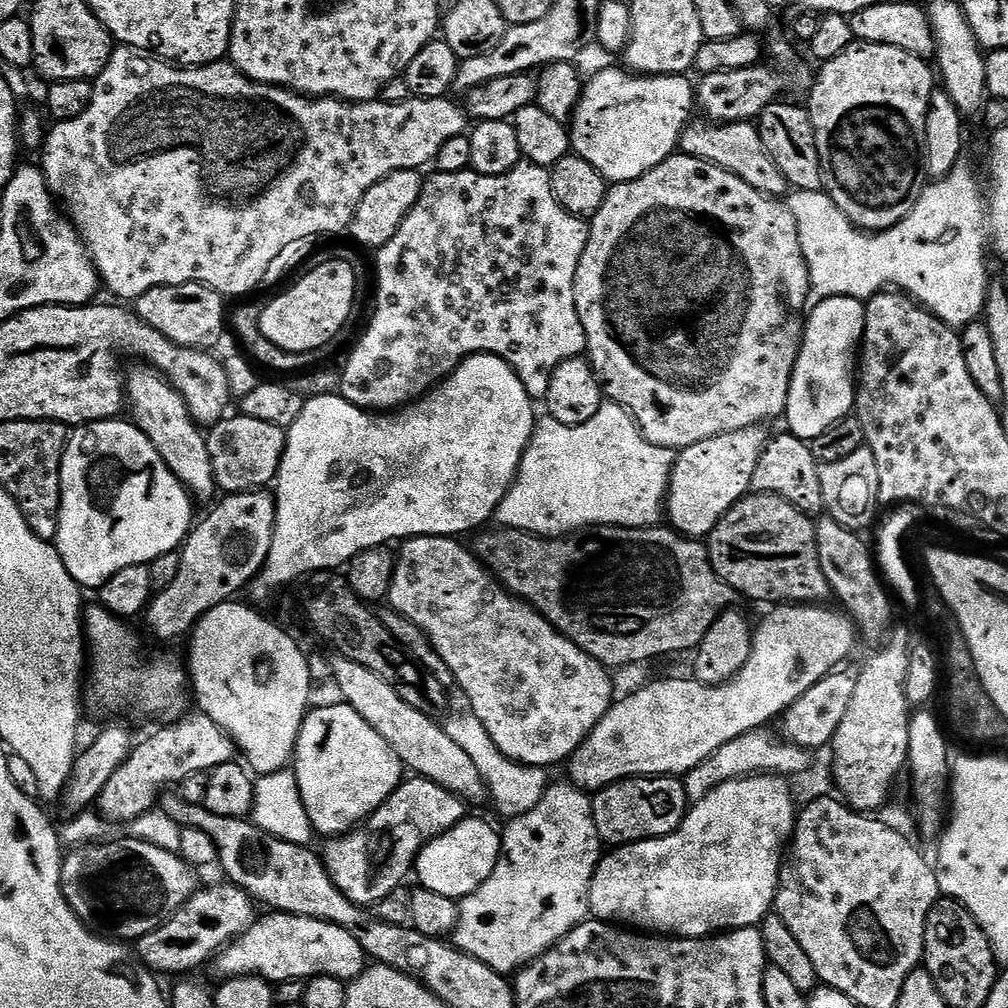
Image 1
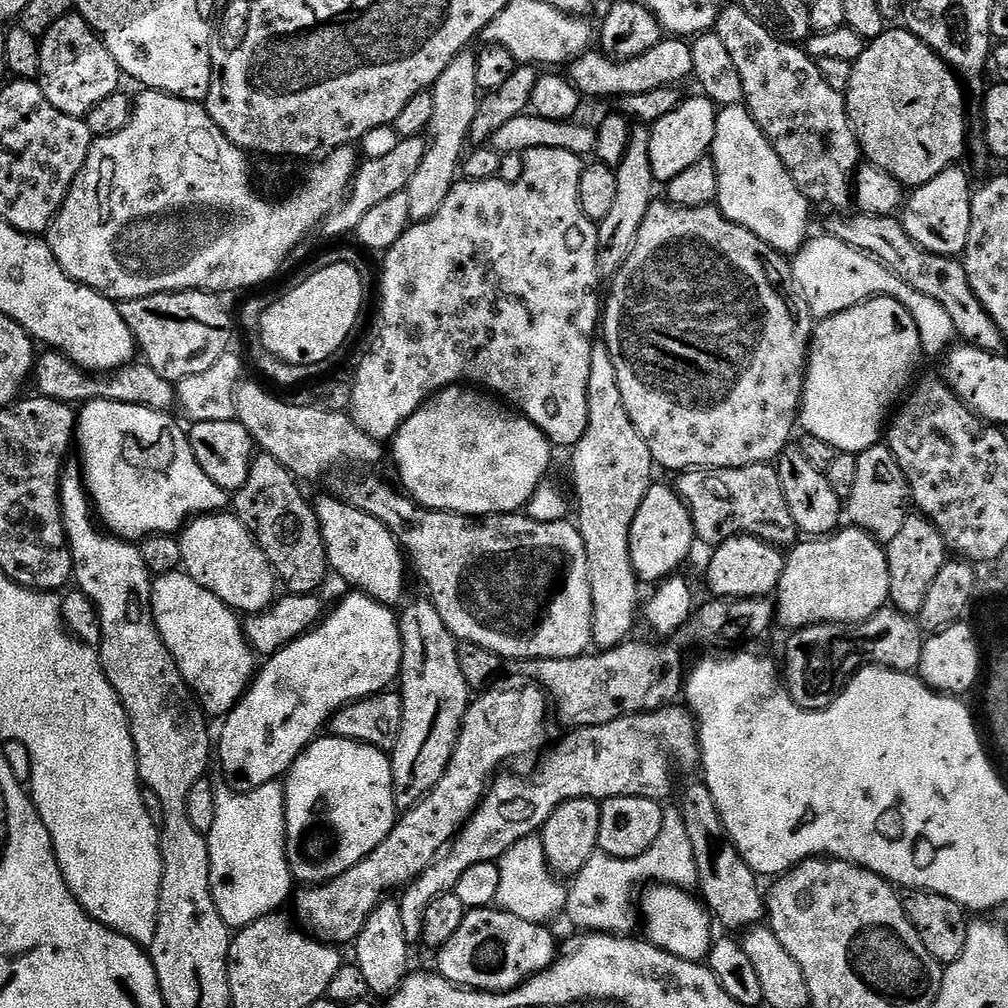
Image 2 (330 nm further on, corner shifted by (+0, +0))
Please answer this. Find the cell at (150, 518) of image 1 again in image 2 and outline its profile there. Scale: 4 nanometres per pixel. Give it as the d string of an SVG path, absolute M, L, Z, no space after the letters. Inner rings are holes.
M92 400L78 412L75 439L78 441L82 475L92 498L95 515L107 531L129 542L143 542L149 536L176 534L189 520L225 511L230 504L229 493L224 492L198 466L187 431L172 421L166 412L155 412L146 406L130 406L122 402Z

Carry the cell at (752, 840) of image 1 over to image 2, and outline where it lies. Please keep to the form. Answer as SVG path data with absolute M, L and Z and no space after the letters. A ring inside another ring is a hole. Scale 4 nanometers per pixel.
M653 883L643 891L644 897L641 895L638 900L638 912L642 917L642 924L644 920L643 935L648 943L683 960L707 961L714 939L714 921L703 899L671 884Z

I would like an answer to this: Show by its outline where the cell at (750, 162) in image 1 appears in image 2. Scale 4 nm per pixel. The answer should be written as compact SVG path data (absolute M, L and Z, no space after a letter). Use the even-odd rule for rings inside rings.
M856 212L832 214L827 218L827 235L846 242L846 246L854 250L873 256L898 279L906 282L906 286L918 290L918 294L926 294L926 298L934 298L938 306L944 307L946 314L954 318L954 330L963 343L987 352L999 353L1003 349L1000 347L1006 344L1006 337L998 330L994 318L986 314L982 302L978 302L978 294L974 294L974 290L970 288L970 278L966 278L963 259L934 254L918 246L918 242L914 242L914 238L906 234L903 219L896 216L871 216Z

